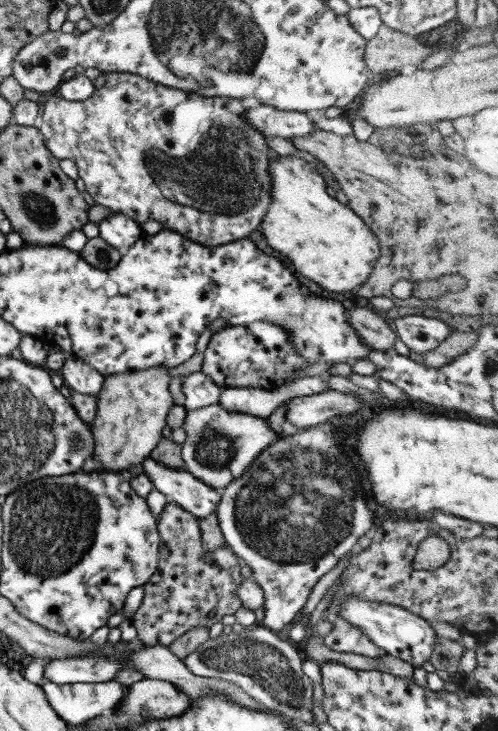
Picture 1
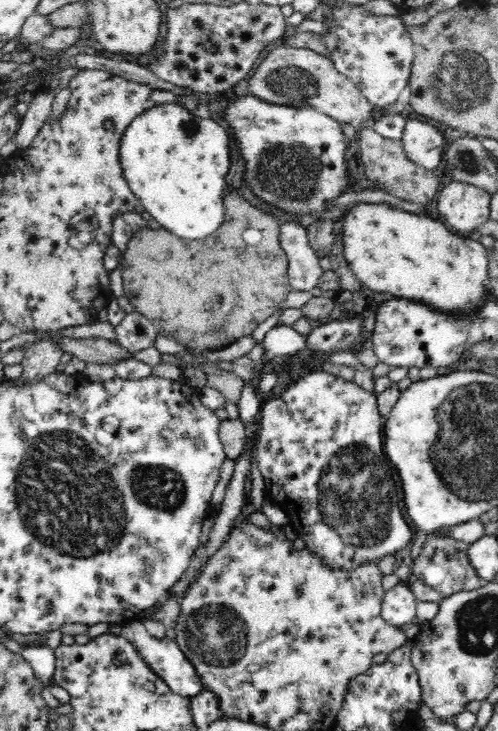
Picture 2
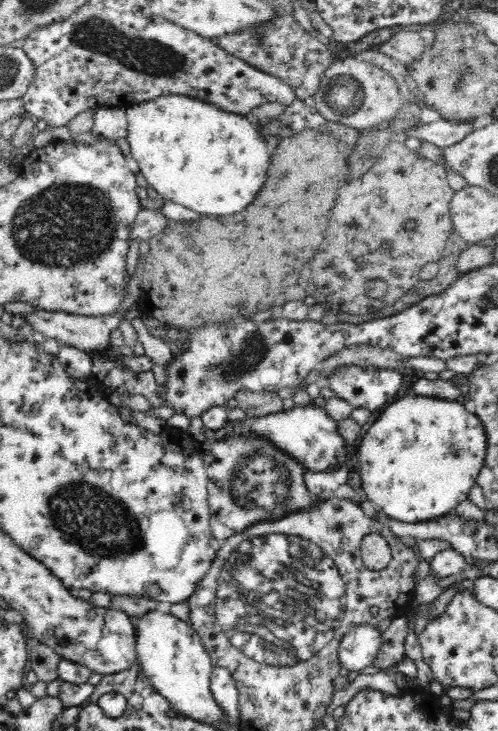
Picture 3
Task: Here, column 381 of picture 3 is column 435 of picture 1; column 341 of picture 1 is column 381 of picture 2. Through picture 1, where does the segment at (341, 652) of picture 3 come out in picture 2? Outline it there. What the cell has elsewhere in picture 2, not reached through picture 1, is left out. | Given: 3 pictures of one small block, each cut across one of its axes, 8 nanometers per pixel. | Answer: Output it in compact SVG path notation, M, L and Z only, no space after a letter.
M398 583L383 596L382 619L393 627L403 628L412 623L416 616L417 598L411 587Z

